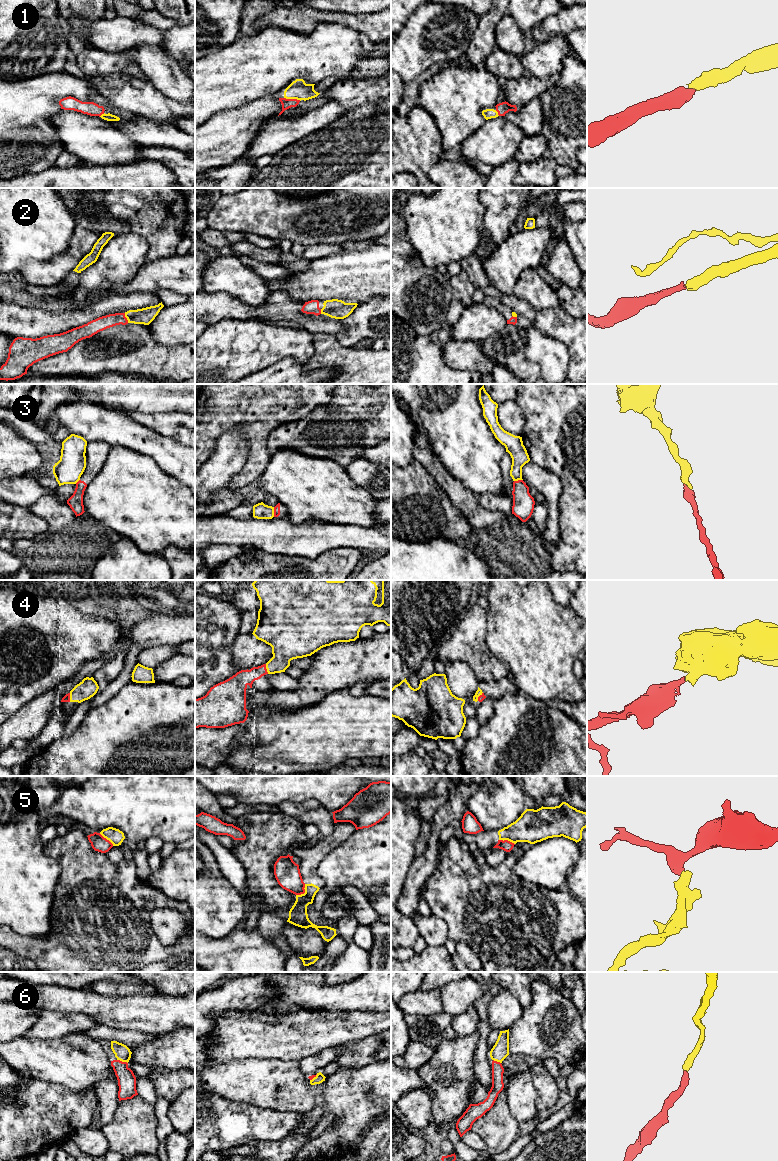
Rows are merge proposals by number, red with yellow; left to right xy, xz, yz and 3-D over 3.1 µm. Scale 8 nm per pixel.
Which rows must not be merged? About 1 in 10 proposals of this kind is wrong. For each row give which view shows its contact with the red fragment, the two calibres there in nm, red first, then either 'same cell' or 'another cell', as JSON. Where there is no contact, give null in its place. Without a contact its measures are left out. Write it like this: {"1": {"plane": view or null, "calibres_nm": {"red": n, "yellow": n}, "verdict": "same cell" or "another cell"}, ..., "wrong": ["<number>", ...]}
{"1": {"plane": "xz", "calibres_nm": {"red": 80, "yellow": 160}, "verdict": "same cell"}, "2": {"plane": "xy", "calibres_nm": {"red": 110, "yellow": 130}, "verdict": "same cell"}, "3": {"plane": "xz", "calibres_nm": {"red": 50, "yellow": 130}, "verdict": "another cell"}, "4": {"plane": "xz", "calibres_nm": {"red": 140, "yellow": 240}, "verdict": "same cell"}, "5": {"plane": "xz", "calibres_nm": {"red": 200, "yellow": 150}, "verdict": "another cell"}, "6": {"plane": "xy", "calibres_nm": {"red": 140, "yellow": 120}, "verdict": "same cell"}, "wrong": ["3", "5"]}

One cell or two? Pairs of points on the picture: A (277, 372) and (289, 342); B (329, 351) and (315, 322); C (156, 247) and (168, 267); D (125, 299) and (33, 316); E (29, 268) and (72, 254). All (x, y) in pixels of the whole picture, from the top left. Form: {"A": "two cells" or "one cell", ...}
{"A": "two cells", "B": "two cells", "C": "two cells", "D": "one cell", "E": "one cell"}

